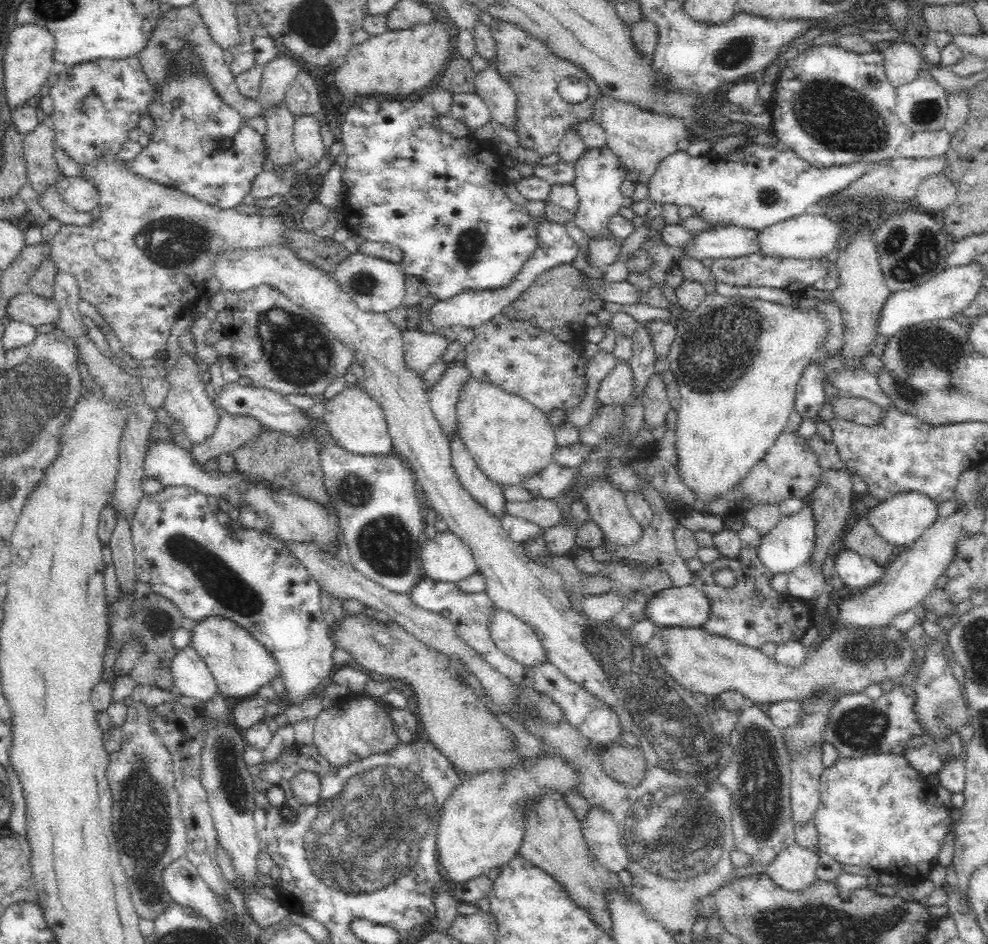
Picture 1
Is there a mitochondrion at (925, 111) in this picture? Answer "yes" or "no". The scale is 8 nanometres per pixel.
yes

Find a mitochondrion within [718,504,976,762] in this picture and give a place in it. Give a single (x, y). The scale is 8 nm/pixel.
(864, 727)

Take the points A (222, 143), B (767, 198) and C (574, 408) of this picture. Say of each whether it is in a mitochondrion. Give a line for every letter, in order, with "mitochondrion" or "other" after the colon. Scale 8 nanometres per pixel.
A: mitochondrion
B: mitochondrion
C: other

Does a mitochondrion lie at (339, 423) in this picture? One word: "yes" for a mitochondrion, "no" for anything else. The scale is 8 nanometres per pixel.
no

